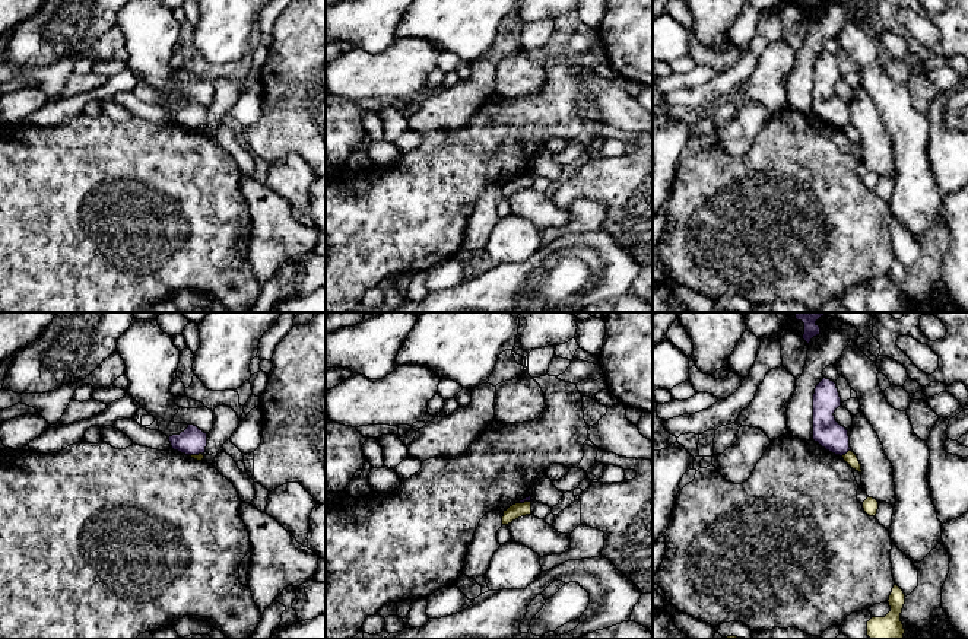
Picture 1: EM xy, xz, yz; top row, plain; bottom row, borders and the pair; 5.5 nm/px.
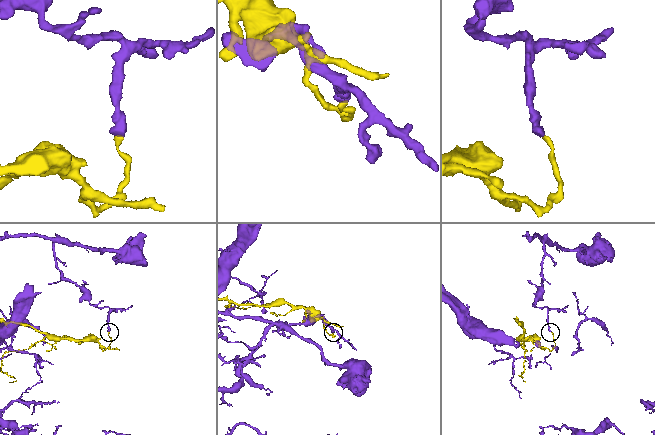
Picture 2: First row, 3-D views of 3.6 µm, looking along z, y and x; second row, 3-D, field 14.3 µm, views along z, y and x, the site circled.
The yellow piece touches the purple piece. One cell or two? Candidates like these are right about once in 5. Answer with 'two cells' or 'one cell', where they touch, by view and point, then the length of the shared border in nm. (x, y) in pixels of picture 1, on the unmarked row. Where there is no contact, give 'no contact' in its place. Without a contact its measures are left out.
two cells | yz (847, 126) | 70 nm

